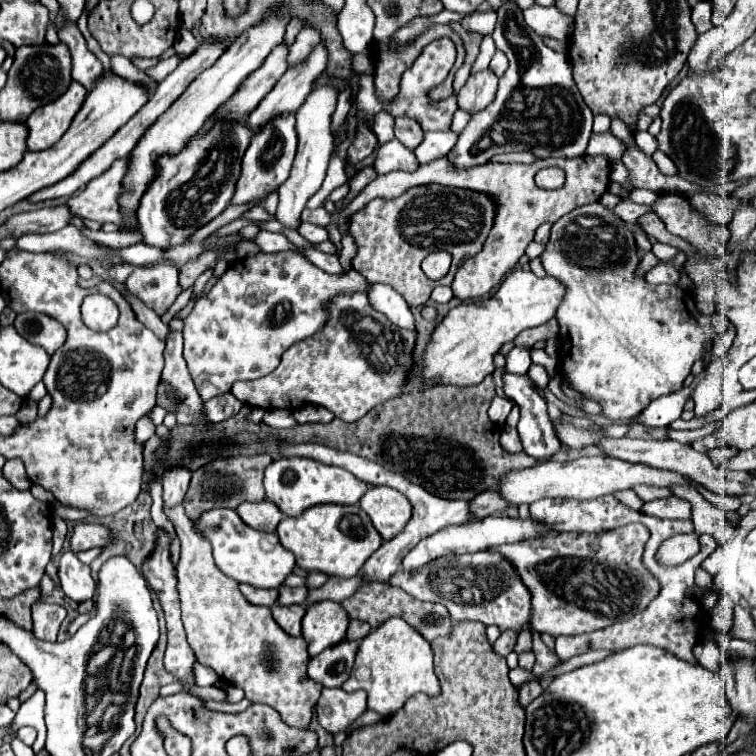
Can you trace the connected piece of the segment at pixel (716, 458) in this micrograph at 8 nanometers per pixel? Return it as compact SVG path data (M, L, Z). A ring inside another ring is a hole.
M714 448L714 450L708 450L706 456L714 462L714 466L722 466L722 462L738 456L738 450L734 450L734 448Z

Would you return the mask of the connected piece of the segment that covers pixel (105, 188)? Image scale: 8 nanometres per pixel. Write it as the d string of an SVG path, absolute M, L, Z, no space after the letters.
M130 156L116 160L104 174L86 184L86 188L76 198L70 198L70 210L80 218L96 220L100 224L122 222L118 198L122 198L126 170L130 170Z

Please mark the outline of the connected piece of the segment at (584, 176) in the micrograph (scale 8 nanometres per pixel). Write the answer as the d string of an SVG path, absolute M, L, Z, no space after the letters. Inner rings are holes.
M584 154L580 158L572 159L554 157L537 159L531 164L487 162L484 165L474 166L470 170L450 170L450 162L446 162L446 158L442 158L442 160L418 166L416 172L398 170L398 172L378 176L336 216L336 224L338 224L338 230L342 234L340 264L346 272L352 268L356 244L354 244L354 238L350 238L350 234L346 232L346 224L350 222L350 214L356 214L356 210L366 206L370 200L374 200L374 198L396 198L402 192L406 192L410 186L422 186L422 184L430 184L430 182L438 182L442 186L470 188L470 190L486 192L492 198L496 198L498 214L496 214L496 220L494 220L496 224L492 226L490 236L488 236L482 252L478 252L476 256L466 260L464 266L456 272L454 282L452 282L452 292L460 300L480 298L480 296L488 294L492 288L496 288L510 270L514 270L518 260L524 256L528 244L534 240L534 230L540 224L544 224L544 222L554 224L558 218L572 212L574 208L598 202L600 196L606 192L606 188L610 184L610 170L612 170L612 164L606 156ZM544 166L560 166L566 172L566 184L558 190L540 190L534 184L534 174Z

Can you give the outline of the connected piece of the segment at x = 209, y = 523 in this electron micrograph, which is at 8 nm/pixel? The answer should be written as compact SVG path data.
M208 510L194 522L198 534L210 540L214 550L216 566L238 584L250 584L256 588L280 588L282 580L294 568L294 554L278 542L278 536L272 532L260 532L242 522L236 510Z

